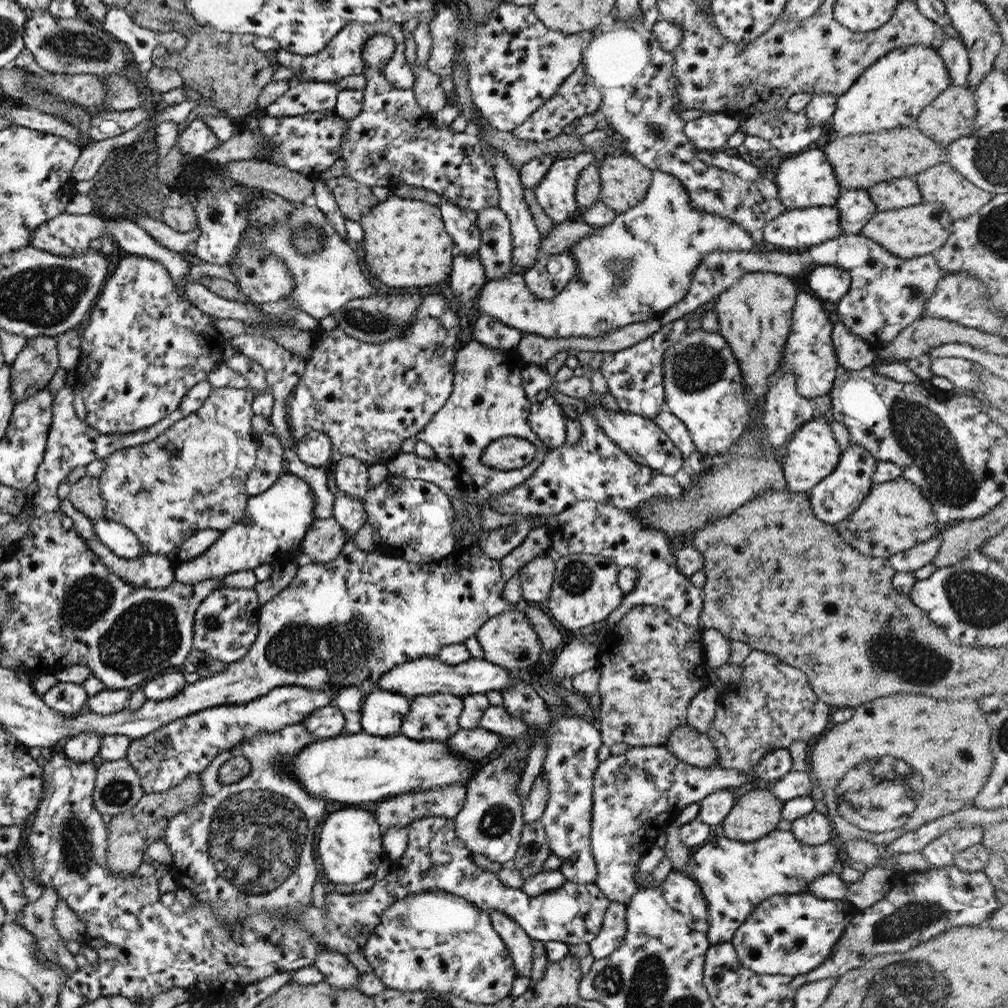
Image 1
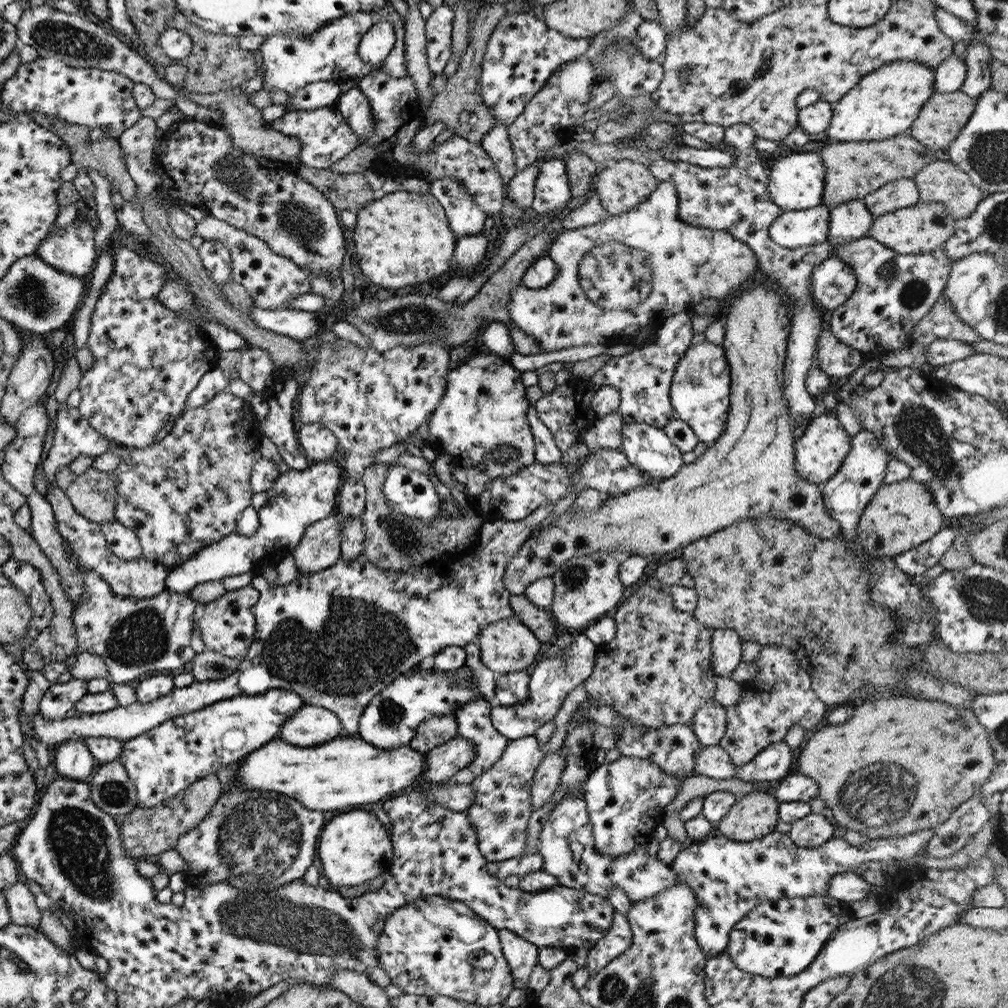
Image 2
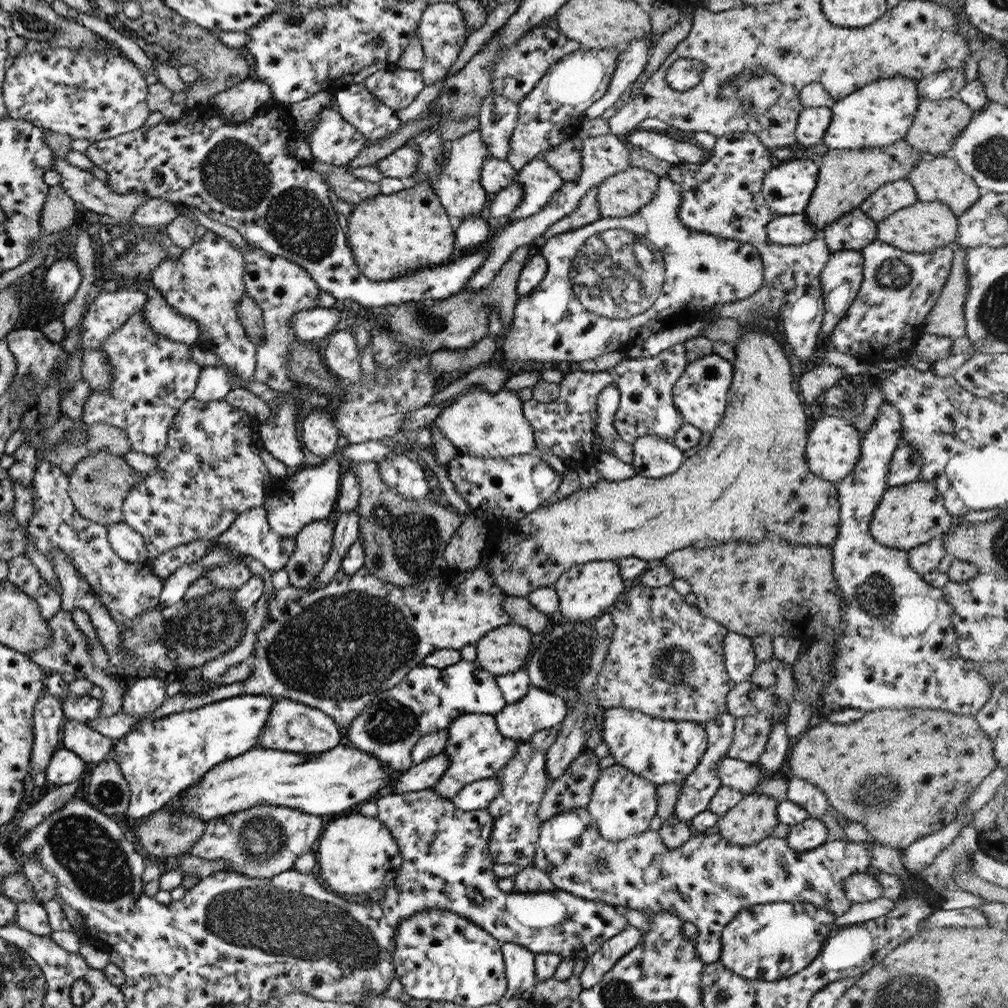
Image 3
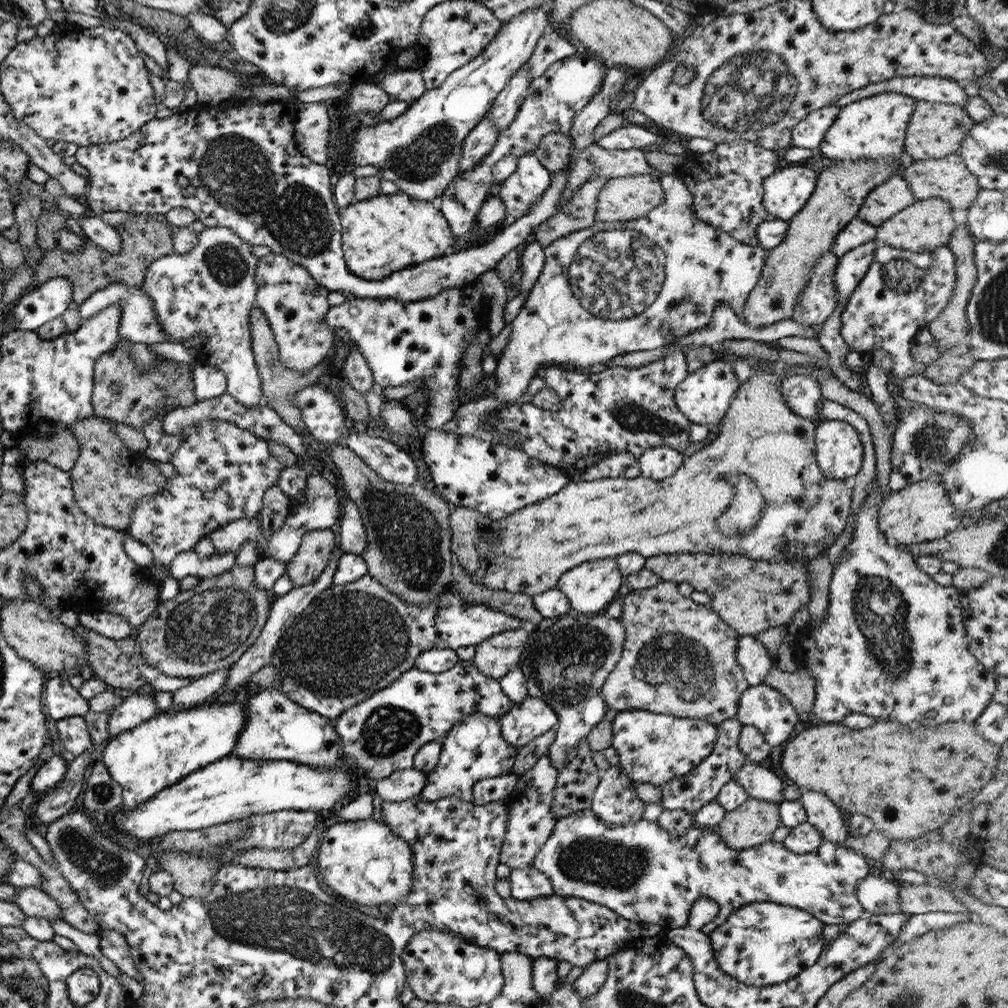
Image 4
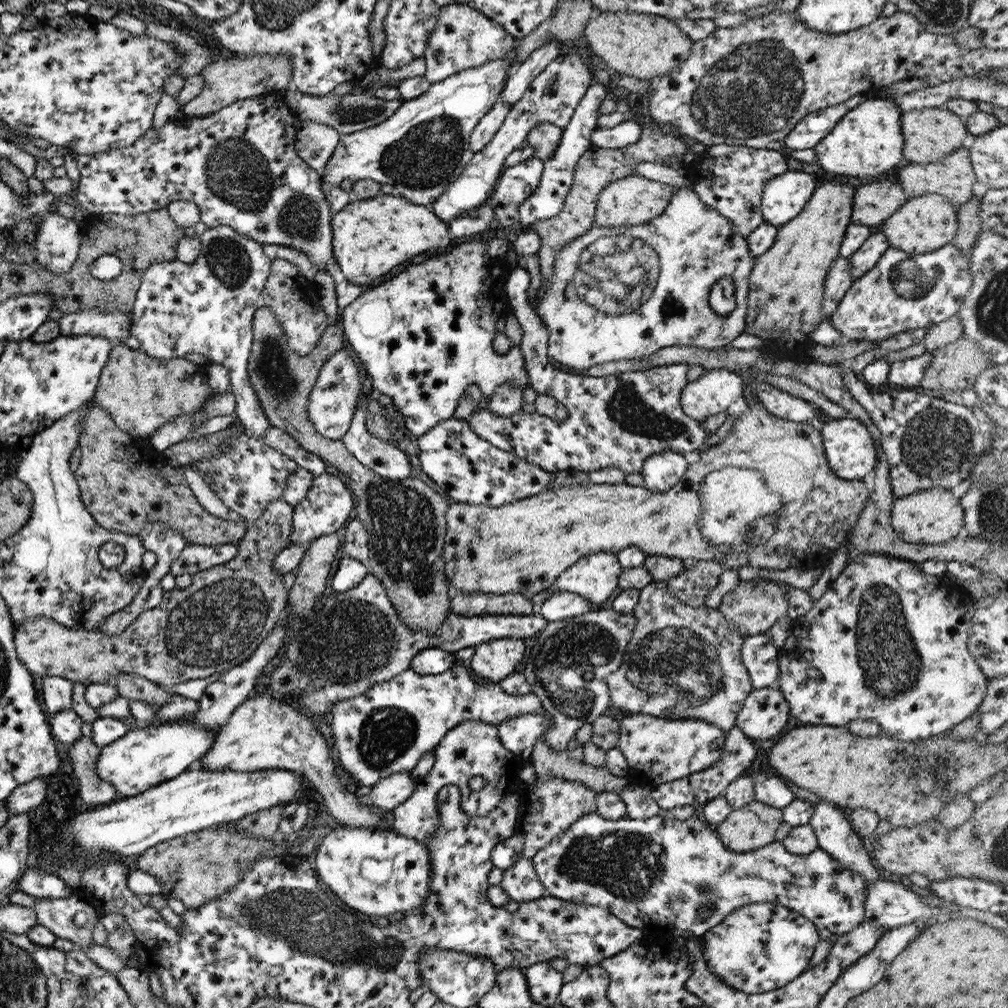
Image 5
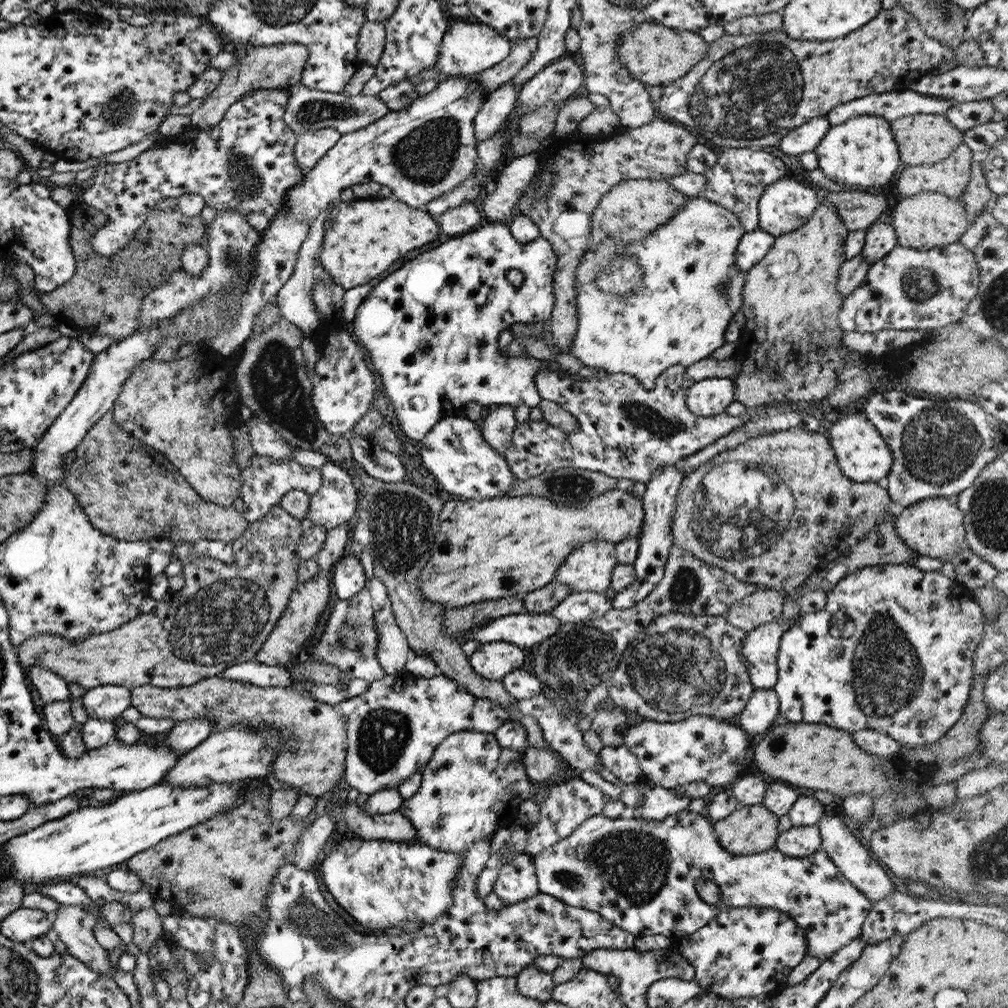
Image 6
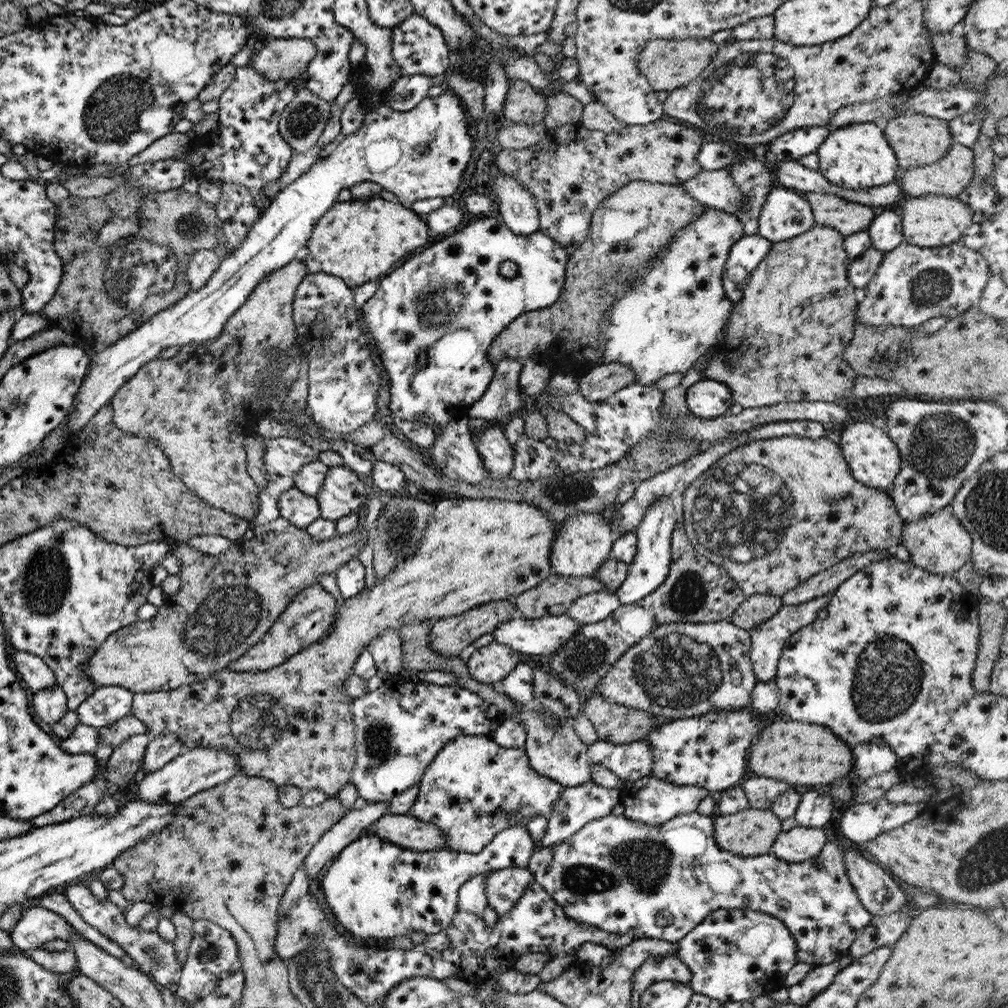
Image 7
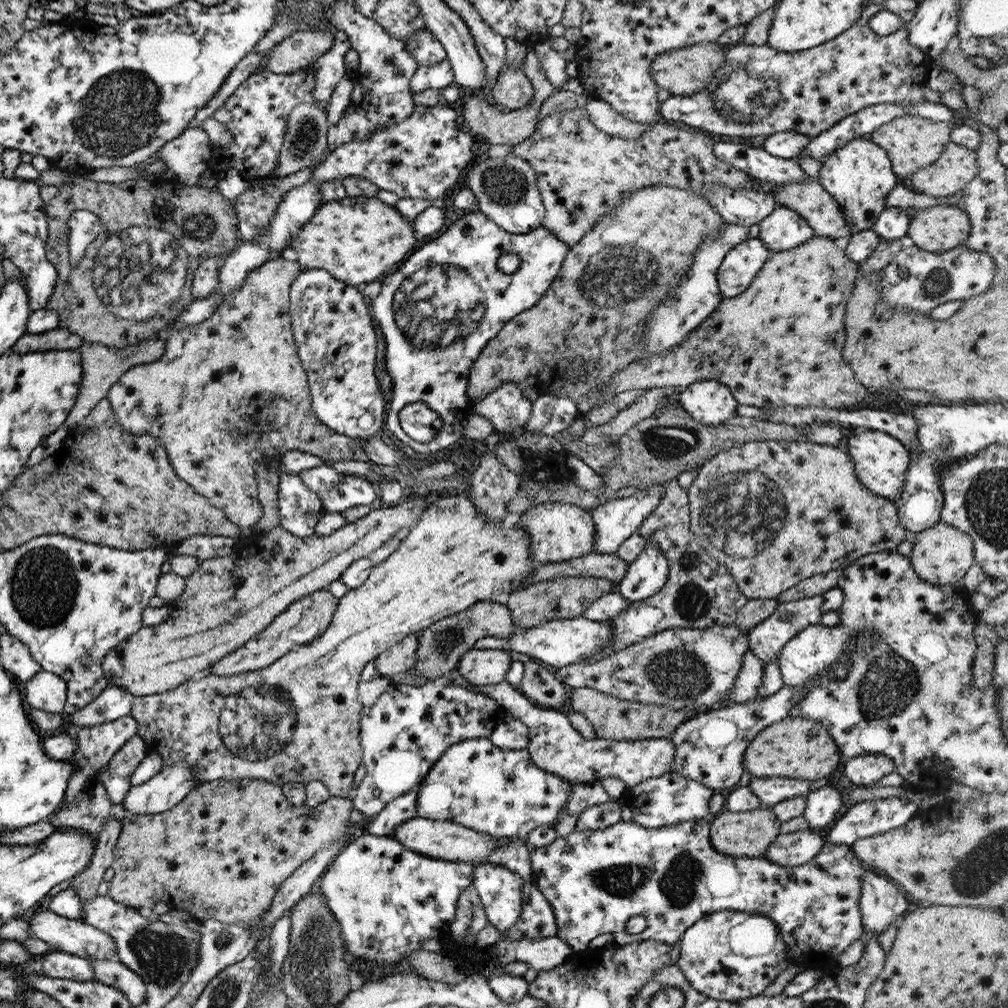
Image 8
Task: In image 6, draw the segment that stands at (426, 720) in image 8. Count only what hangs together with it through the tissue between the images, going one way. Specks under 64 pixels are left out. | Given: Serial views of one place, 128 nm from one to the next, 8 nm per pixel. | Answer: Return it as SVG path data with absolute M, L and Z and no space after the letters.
M395 672L391 674L384 674L380 679L372 680L367 689L361 692L357 696L344 699L337 705L333 705L333 710L343 718L343 724L345 724L345 758L344 758L344 779L350 788L354 788L357 792L361 794L373 794L377 790L381 790L385 787L399 787L401 781L413 774L419 766L425 766L425 764L430 760L435 747L451 732L467 729L481 731L483 733L494 733L497 727L501 723L509 719L509 709L499 705L485 698L477 698L475 695L469 693L465 690L465 687L459 685L459 683L445 677L445 675L437 675L433 678L417 678L407 672Z

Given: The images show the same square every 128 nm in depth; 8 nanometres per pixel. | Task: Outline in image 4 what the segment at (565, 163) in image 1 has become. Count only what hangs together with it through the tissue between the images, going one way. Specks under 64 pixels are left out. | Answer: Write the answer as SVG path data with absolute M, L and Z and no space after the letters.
M533 155L521 156L511 176L507 176L493 193L505 203L505 216L501 226L510 225L521 218L541 198L551 184L548 170Z

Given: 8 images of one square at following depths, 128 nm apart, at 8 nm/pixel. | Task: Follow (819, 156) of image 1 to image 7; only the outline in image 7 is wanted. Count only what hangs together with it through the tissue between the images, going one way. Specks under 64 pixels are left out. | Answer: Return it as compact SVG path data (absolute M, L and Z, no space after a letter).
M774 183L761 203L756 233L776 243L807 232L813 224L812 208L803 194Z

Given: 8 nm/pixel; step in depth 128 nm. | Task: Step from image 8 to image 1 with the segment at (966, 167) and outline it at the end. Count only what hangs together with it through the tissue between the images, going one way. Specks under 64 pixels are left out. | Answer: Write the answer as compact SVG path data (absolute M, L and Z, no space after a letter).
M947 161L929 166L912 177L923 202L941 203L952 221L967 218L992 197L965 179Z

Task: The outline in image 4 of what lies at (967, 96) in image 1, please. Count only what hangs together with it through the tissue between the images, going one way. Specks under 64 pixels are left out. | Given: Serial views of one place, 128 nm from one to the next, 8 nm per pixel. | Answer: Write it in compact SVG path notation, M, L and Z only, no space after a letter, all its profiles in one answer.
M916 101L904 134L904 149L913 161L949 156L958 151L971 125L969 115L959 105Z

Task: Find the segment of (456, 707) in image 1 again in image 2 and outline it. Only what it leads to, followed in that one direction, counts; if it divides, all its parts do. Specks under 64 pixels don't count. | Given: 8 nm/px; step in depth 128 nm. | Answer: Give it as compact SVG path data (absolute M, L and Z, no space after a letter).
M453 711L445 715L429 715L415 727L415 733L408 745L411 749L426 754L429 749L447 742L455 735L457 735L457 723Z

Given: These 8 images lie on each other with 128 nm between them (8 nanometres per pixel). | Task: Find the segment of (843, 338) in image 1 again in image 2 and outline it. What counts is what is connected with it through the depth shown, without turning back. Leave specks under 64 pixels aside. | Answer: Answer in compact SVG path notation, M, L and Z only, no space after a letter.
M823 327L816 346L817 365L827 377L848 378L857 366L863 364L861 352L839 342L839 339Z

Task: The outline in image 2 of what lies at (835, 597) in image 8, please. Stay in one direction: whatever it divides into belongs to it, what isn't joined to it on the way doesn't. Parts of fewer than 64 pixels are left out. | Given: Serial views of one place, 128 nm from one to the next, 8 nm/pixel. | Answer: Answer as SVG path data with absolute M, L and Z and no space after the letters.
M713 629L710 638L713 672L729 678L729 673L741 663L743 640L730 629Z

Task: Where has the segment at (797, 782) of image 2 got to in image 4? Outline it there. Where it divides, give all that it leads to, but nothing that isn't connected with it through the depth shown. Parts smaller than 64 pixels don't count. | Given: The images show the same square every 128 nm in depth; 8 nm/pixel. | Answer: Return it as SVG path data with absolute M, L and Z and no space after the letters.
M801 788L801 802L807 823L821 833L822 841L845 846L847 834L846 815L821 792Z

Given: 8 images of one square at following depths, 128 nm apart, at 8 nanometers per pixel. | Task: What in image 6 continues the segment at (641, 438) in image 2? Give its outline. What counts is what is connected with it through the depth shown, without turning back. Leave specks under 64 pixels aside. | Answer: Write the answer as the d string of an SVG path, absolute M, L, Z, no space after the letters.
M673 463L673 465L665 465L661 469L655 469L645 484L644 494L640 498L642 508L644 508L644 526L641 534L637 536L638 550L632 565L635 578L627 588L623 588L621 592L615 593L615 596L611 598L613 608L619 610L635 606L661 580L665 562L668 560L668 551L671 548L670 519L674 512L675 496L682 478L683 475L677 469L677 463Z

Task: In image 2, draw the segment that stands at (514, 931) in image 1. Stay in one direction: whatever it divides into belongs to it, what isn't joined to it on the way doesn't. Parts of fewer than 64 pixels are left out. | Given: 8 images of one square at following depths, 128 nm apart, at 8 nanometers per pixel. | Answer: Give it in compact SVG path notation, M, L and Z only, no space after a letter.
M497 929L500 949L510 968L513 989L526 990L532 967L537 964L537 947L507 929Z

